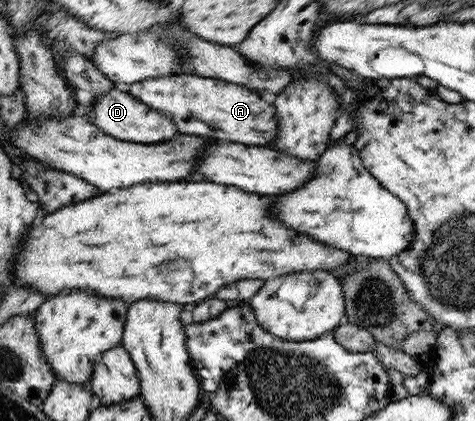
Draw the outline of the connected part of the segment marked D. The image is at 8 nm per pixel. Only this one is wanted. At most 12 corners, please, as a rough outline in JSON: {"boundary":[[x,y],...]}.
{"boundary":[[120,86],[97,97],[91,117],[124,141],[167,142],[170,117]]}

